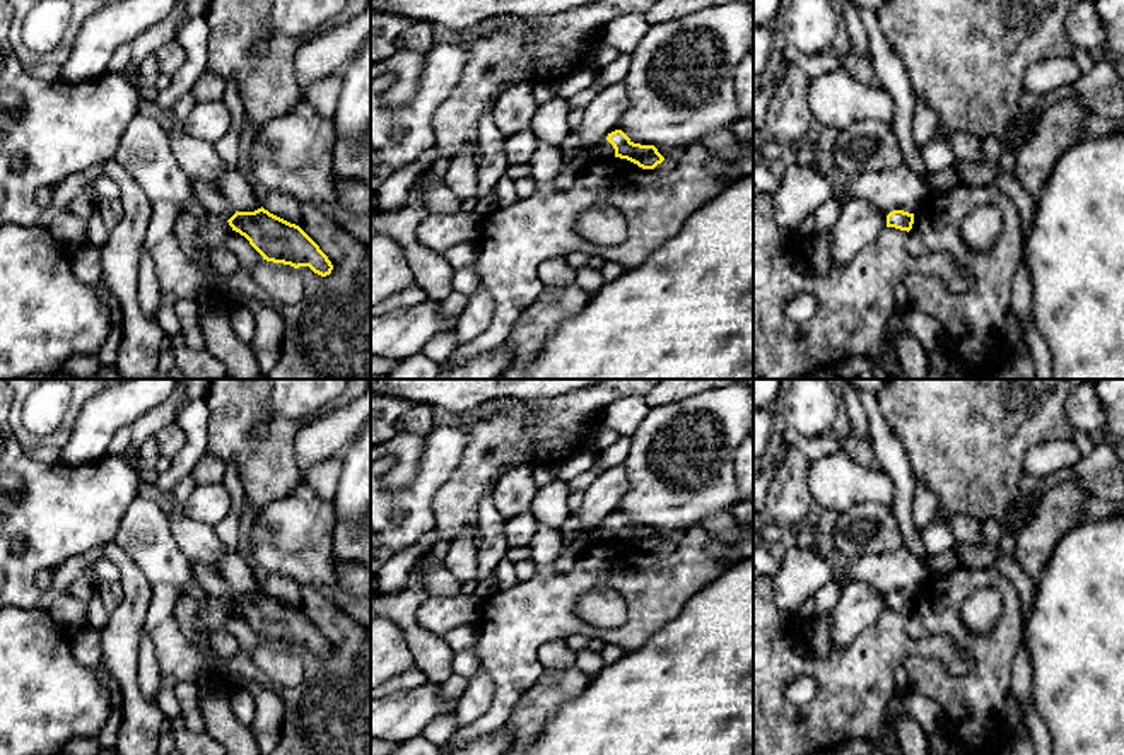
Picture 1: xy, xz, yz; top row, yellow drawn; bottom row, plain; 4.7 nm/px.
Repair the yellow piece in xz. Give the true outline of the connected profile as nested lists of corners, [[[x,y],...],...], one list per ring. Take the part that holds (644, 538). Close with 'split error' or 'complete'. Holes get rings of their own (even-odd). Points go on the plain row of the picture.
[[[622,512],[608,516],[600,526],[600,541],[612,540],[627,541],[642,552],[654,552],[664,543],[654,528],[634,526]]] | split error

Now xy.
[[[191,562],[195,581],[207,598],[225,601],[232,613],[244,618],[266,644],[309,649],[326,659],[333,647],[319,629],[296,606],[290,606],[263,589],[255,594],[236,594],[229,582],[208,564]]] | split error

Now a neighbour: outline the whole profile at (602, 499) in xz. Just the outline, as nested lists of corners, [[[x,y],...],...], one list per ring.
[[[623,465],[605,470],[584,490],[579,512],[574,516],[586,533],[600,523],[618,512],[622,497],[629,492],[629,477]]]

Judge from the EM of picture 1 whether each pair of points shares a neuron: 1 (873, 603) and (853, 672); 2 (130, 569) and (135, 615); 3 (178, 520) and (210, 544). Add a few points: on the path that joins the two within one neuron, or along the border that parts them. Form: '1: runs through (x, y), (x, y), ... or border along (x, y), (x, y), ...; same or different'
1: border along (885, 608), (846, 644), (832, 648); different
2: runs through (132, 581), (135, 585), (135, 603); same
3: runs through (187, 528), (202, 544); same

